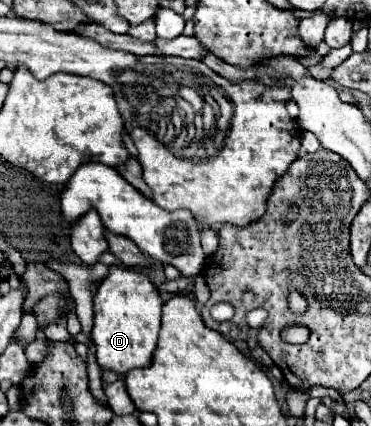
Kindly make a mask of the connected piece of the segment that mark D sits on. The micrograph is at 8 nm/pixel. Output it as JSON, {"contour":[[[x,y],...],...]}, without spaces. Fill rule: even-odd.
{"contour":[[[110,267],[94,299],[92,341],[96,345],[98,365],[106,371],[114,371],[118,377],[124,377],[130,369],[150,365],[160,331],[162,305],[162,297],[142,271]]]}

